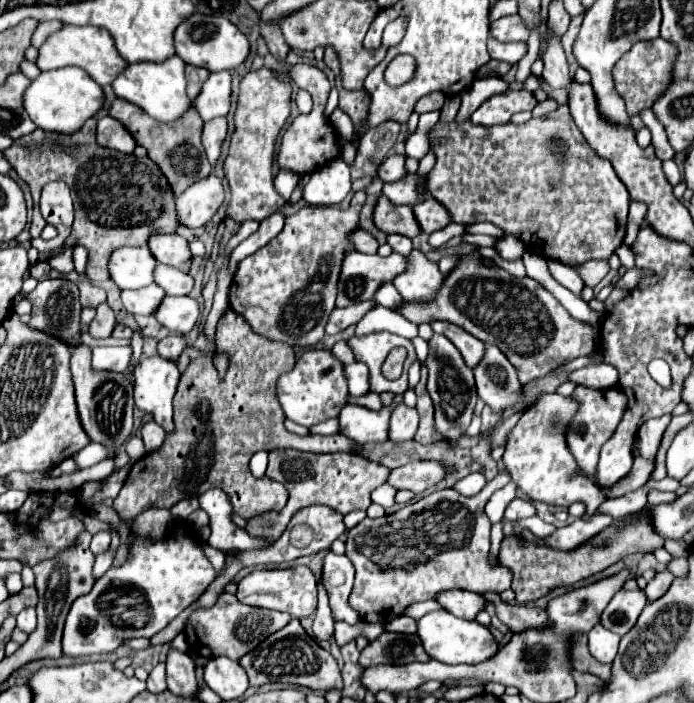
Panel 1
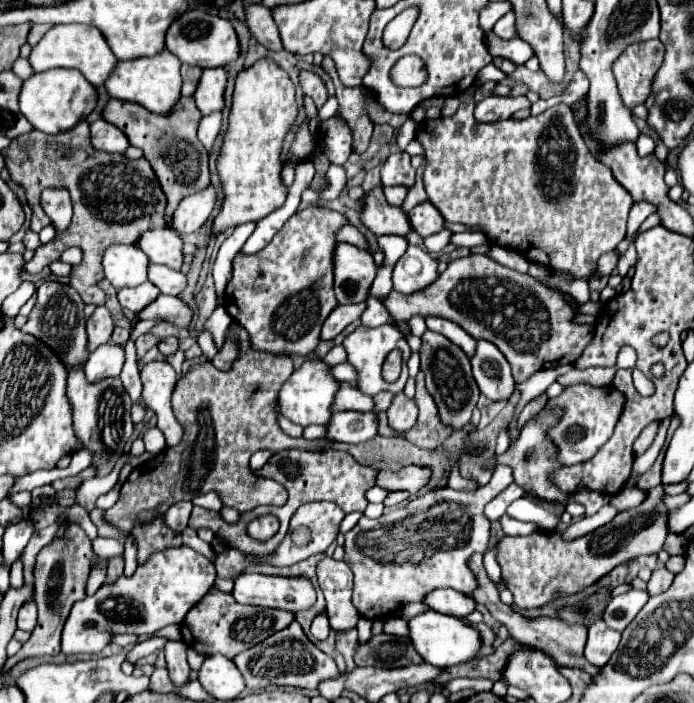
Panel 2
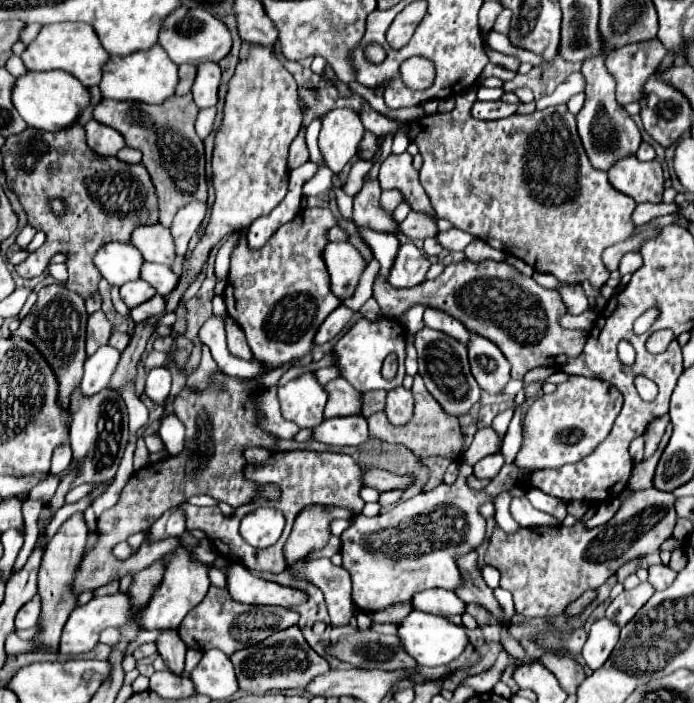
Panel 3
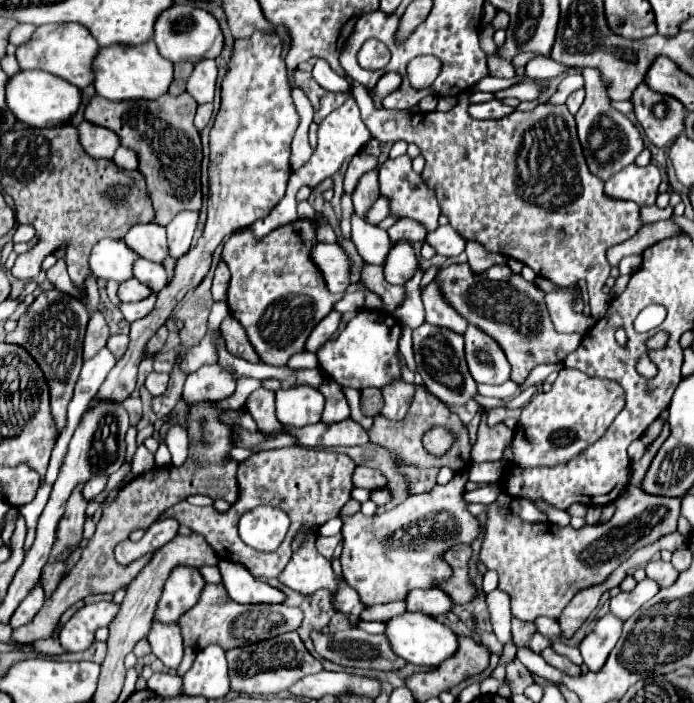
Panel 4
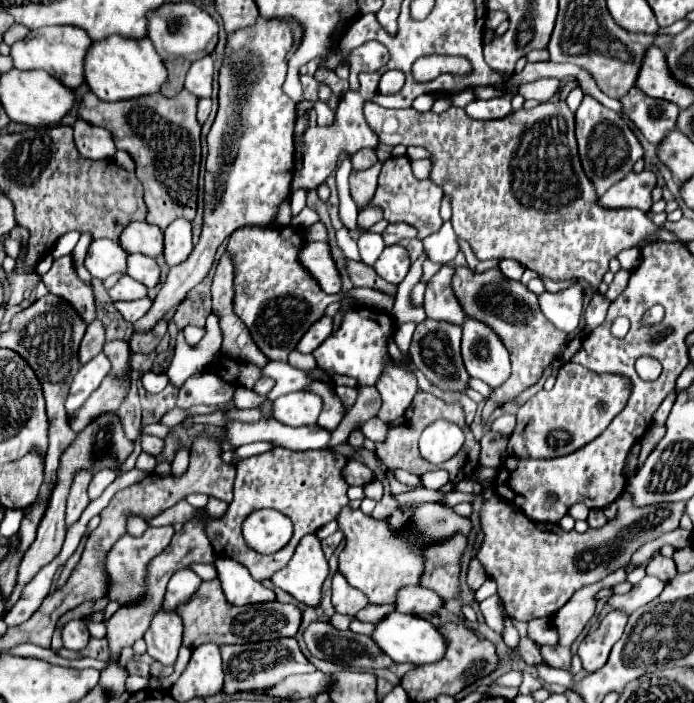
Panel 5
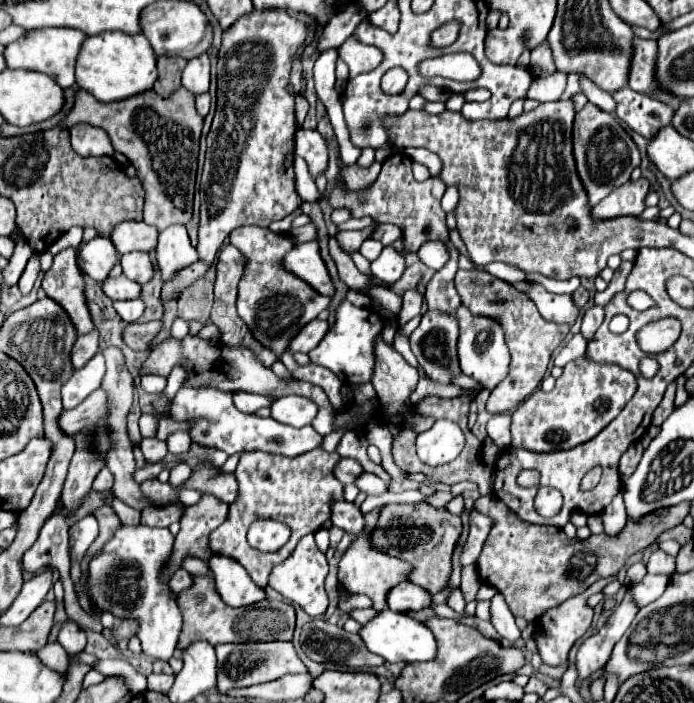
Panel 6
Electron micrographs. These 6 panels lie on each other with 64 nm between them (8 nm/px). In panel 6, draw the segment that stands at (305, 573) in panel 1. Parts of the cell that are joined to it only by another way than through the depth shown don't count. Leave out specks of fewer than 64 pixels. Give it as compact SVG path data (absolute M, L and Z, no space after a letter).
M212 554L206 564L210 568L210 576L214 578L214 588L218 596L228 606L250 606L266 598L266 592L248 578L246 570L236 564L236 560Z

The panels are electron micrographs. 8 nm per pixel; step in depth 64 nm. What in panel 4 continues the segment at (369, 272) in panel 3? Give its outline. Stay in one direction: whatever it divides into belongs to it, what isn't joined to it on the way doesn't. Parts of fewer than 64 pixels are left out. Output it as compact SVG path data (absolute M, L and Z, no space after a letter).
M362 282L357 283L358 291L352 295L345 295L339 302L337 302L333 310L338 312L358 312L364 308L365 293L367 288Z

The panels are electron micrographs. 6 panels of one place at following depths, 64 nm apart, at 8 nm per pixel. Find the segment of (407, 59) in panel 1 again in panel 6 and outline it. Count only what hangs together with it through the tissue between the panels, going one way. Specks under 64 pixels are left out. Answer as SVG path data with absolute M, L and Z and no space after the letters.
M444 54L420 64L420 74L426 78L442 76L456 82L472 82L480 76L480 64L472 54Z

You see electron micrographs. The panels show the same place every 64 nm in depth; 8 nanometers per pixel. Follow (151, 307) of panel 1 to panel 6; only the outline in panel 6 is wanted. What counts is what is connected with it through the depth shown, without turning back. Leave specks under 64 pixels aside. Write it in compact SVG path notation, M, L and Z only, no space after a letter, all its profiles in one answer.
M124 274L112 278L108 276L102 282L102 292L110 298L110 300L132 300L140 296L140 284L136 284L134 280L128 280Z

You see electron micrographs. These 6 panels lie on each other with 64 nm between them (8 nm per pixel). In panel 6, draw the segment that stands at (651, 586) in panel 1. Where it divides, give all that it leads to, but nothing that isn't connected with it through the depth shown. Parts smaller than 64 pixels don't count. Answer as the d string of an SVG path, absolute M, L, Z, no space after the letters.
M654 550L646 566L650 574L674 574L674 558L662 550Z

